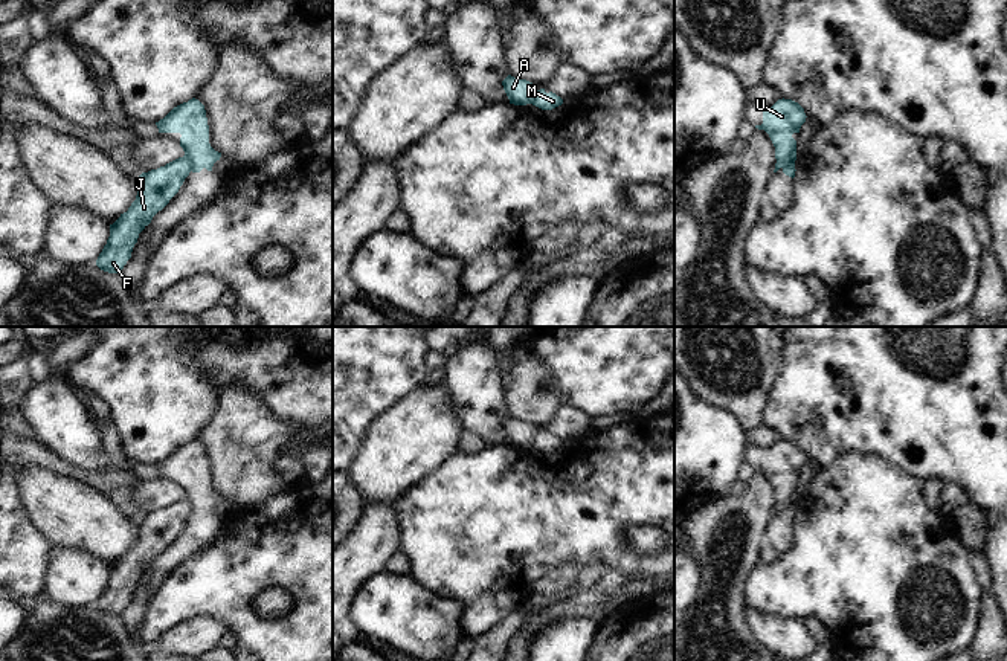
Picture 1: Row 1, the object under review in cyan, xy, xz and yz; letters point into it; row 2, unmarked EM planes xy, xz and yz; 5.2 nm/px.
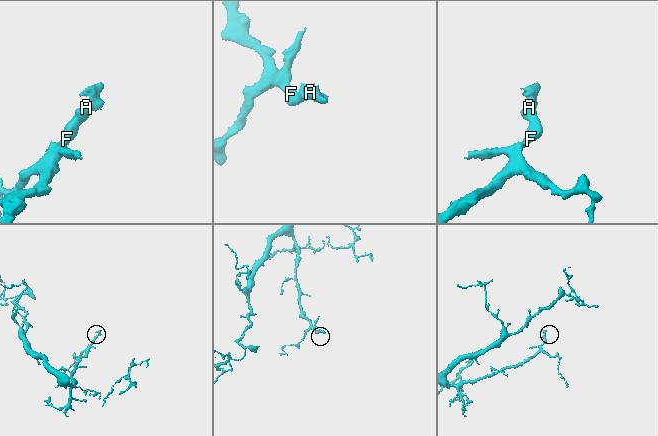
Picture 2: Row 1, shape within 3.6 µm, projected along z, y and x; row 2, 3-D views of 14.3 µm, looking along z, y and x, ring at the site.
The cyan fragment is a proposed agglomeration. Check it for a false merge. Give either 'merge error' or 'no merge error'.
merge error

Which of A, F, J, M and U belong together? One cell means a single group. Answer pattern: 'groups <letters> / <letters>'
groups A F J / M U

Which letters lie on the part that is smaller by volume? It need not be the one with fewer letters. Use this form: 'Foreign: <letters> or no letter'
Foreign: M, U

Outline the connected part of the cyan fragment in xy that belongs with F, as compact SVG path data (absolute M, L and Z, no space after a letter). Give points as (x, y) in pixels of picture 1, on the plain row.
M183 498L165 508L142 514L137 521L137 537L127 554L110 566L110 579L96 601L96 608L108 615L119 615L131 600L139 576L151 565L179 534L192 513L191 504Z

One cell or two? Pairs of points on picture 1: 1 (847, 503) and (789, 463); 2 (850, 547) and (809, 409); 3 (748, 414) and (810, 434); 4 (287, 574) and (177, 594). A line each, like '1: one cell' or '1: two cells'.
1: two cells
2: two cells
3: two cells
4: one cell

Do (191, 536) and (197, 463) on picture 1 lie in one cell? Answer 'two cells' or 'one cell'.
one cell

